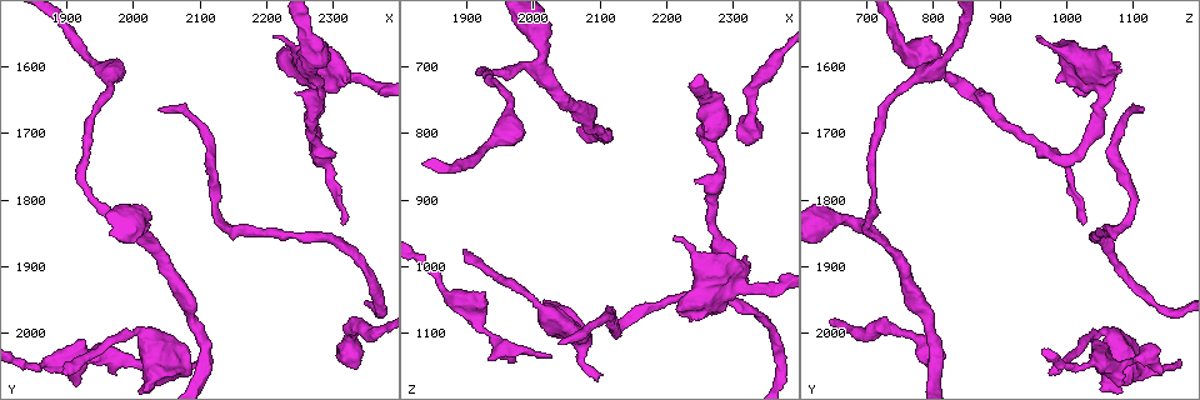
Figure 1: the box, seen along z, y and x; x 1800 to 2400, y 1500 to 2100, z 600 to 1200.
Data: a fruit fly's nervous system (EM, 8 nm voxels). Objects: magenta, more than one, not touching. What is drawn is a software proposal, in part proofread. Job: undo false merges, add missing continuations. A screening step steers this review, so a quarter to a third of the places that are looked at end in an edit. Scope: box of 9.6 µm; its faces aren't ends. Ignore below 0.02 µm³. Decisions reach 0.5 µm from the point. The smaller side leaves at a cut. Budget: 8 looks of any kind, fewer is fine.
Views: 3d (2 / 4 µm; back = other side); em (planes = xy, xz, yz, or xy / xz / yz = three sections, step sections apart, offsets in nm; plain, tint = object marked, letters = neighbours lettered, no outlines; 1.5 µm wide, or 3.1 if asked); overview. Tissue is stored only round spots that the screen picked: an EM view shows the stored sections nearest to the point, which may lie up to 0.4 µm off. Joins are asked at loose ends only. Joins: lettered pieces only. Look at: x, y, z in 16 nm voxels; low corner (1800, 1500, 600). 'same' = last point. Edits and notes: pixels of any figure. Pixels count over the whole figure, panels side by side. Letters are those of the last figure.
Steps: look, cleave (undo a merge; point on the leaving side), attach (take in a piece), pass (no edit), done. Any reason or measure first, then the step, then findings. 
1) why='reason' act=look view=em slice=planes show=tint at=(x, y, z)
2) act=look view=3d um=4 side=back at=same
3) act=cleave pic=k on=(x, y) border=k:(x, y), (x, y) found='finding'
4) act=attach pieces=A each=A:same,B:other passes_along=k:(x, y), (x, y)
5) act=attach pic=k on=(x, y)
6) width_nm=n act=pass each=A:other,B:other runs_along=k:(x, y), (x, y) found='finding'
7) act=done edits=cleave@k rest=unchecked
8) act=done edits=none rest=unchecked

why='branch stops here' act=look view=em slice=planes show=letters at=(2095, 2045, 1170)

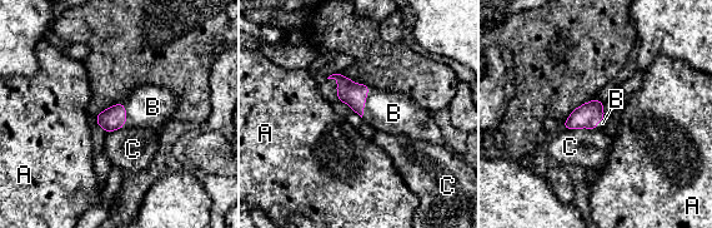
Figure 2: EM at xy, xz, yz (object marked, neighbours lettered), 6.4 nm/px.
act=attach pieces=B each=A:other,B:same,C:other passes_along=2:(354, 94), (365, 102), (394, 113) found='it goes on there'

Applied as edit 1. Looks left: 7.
act=look view=overview

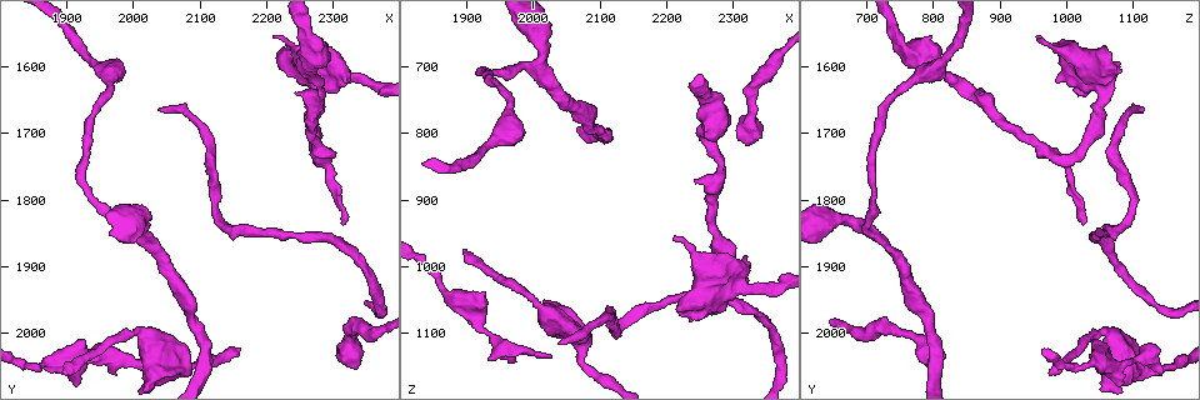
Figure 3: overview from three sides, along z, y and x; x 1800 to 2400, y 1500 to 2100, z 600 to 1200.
why='end of a long branch' act=look view=em slice=xy step=8 show=letters at=(1900, 2055, 970)

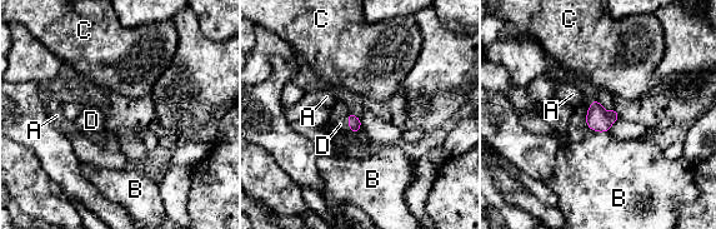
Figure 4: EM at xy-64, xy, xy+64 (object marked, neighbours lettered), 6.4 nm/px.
why='cut it another way' act=look view=em slice=planes show=letters at=same

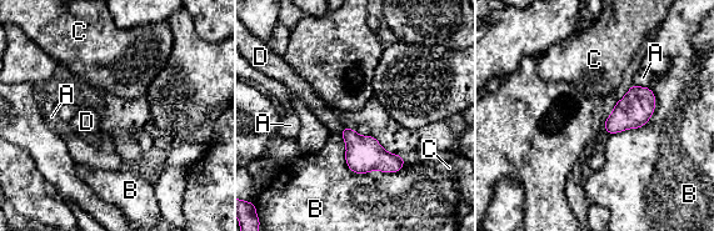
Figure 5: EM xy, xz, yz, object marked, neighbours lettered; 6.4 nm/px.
longest_contact=B:460nm act=attach pieces=D each=A:other,B:other,C:other,D:same passes_along=5:(364, 154), (344, 129), (330, 119) found='it goes on there'

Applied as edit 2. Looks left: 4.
act=look view=overview

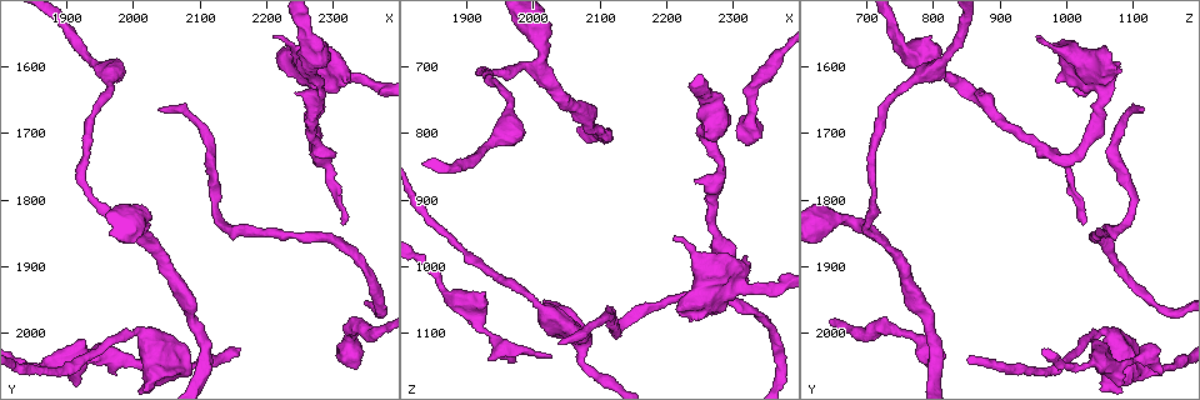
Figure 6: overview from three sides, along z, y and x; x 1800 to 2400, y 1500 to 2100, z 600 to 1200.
why='abrupt turn' act=look view=3d um=2 at=(2280, 1740, 990)

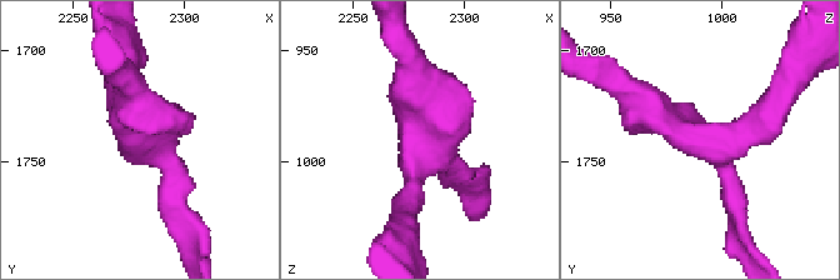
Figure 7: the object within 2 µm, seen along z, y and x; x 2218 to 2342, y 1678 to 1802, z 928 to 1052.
act=look view=em slice=yz step=8 show=tint at=(2279, 1742, 992)

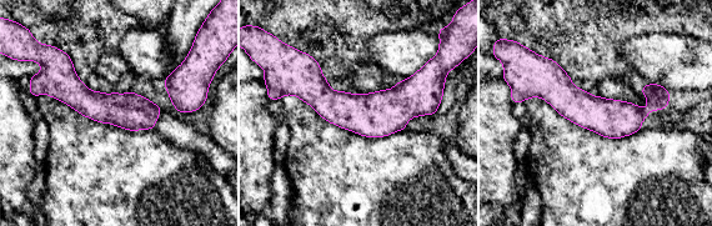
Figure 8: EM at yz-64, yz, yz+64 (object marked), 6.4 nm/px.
act=look view=em slice=planes show=letters at=same

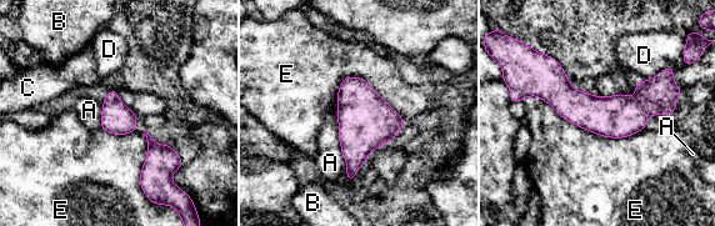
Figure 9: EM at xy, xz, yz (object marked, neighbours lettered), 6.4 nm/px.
act=pass each=A:other,B:other,C:other,D:other,E:other border=9:(521, 100), (604, 136), (644, 130) found='continuous, no second cell'

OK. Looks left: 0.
act=done edits=attach@2,attach@5 rest=unchecked

